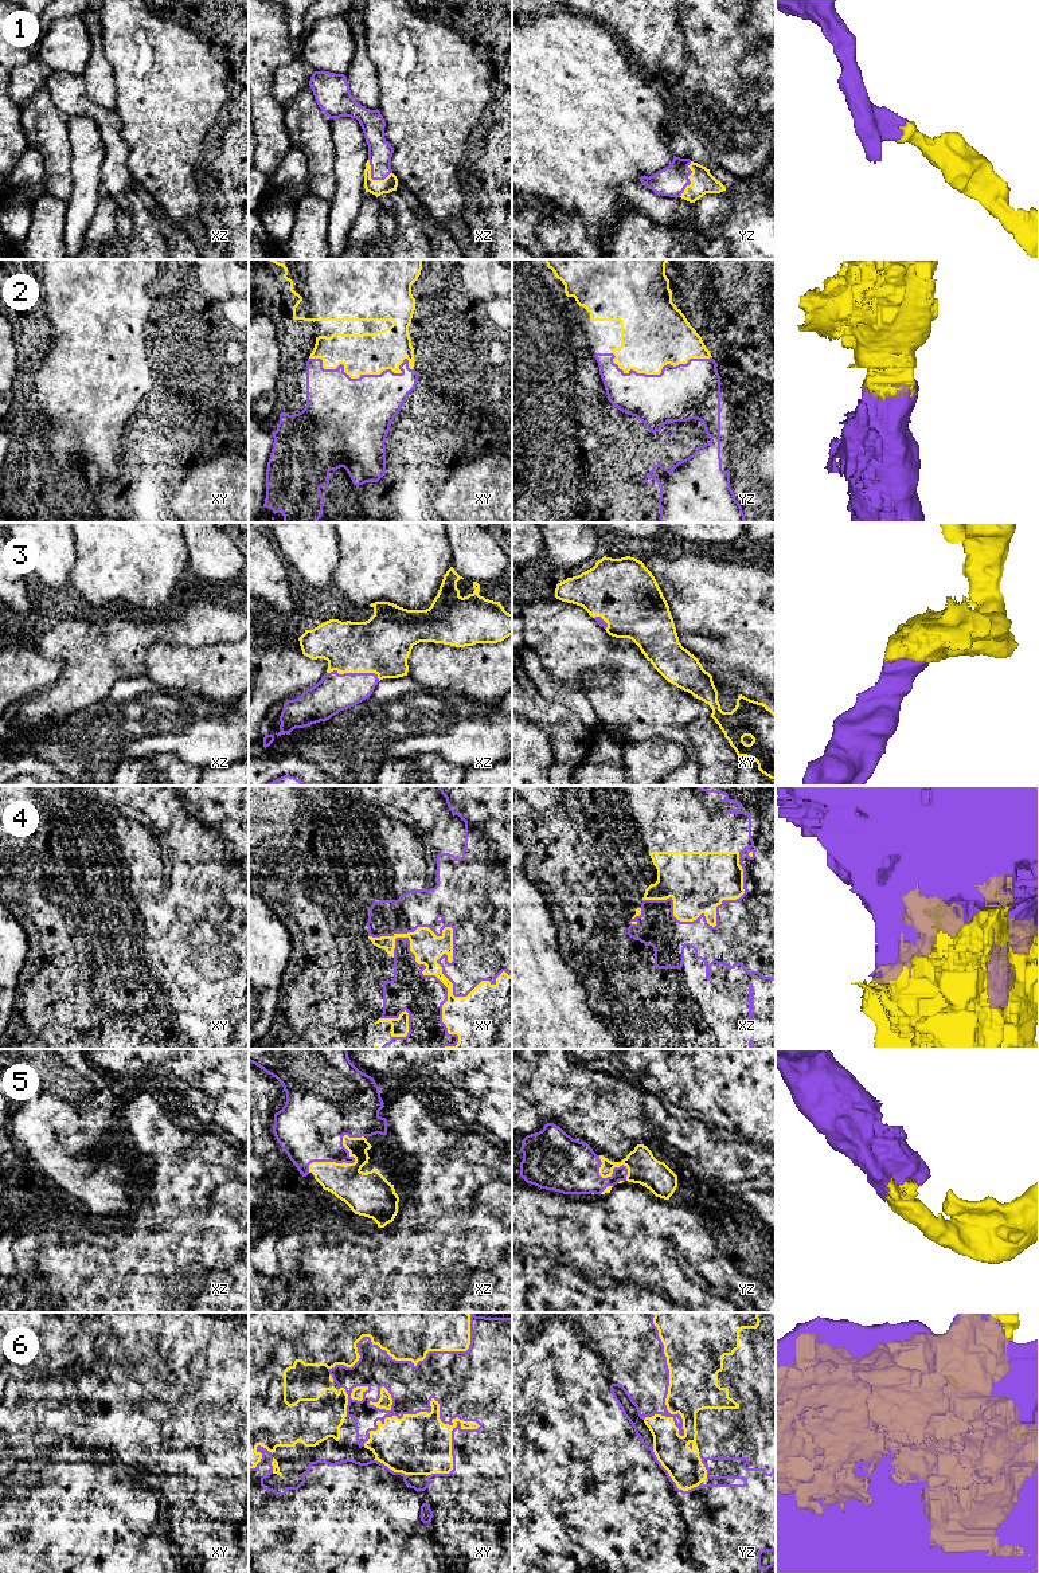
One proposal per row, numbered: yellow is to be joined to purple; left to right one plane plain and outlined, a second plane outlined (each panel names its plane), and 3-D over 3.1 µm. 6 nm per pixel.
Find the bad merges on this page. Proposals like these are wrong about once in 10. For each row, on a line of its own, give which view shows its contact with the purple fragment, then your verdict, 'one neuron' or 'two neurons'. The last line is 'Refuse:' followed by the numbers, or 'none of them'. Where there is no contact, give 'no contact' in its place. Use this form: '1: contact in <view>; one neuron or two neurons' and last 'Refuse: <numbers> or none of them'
1: contact in xz; one neuron
2: contact in xy; one neuron
3: contact in xz; one neuron
4: contact in xy; one neuron
5: contact in xz; one neuron
6: contact in xy; one neuron
Refuse: none of them

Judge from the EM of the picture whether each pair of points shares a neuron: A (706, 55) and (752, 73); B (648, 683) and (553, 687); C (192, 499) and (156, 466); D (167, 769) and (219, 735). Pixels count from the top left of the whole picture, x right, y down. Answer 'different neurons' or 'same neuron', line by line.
A: different neurons
B: different neurons
C: different neurons
D: different neurons

